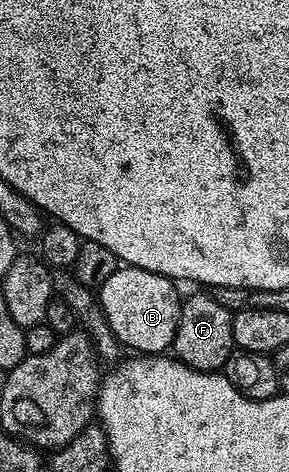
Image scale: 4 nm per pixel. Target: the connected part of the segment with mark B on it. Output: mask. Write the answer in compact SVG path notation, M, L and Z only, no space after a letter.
M118 265L111 276L99 287L99 303L111 332L120 345L138 355L165 354L175 340L183 299L177 294L174 279L147 272L138 266Z

